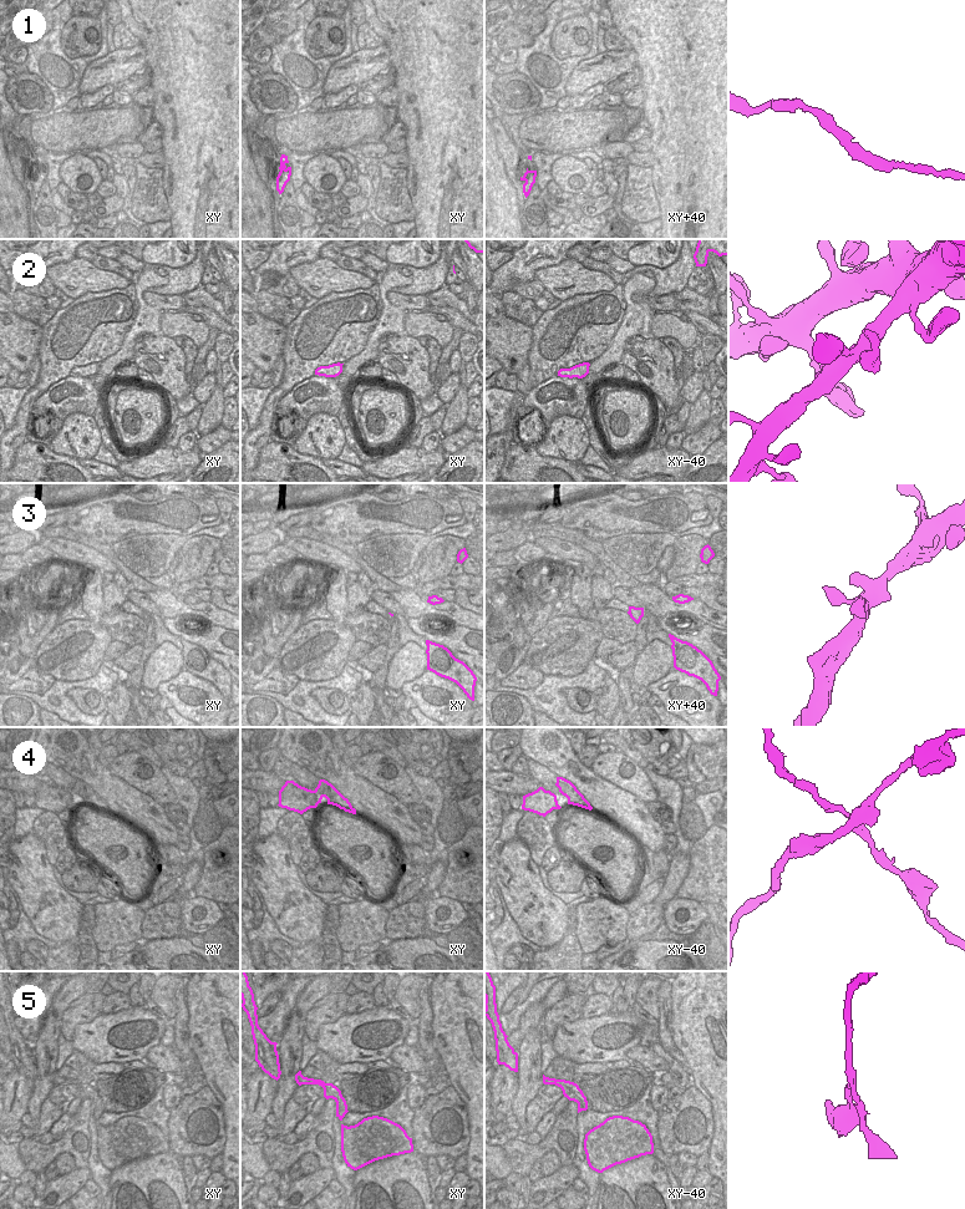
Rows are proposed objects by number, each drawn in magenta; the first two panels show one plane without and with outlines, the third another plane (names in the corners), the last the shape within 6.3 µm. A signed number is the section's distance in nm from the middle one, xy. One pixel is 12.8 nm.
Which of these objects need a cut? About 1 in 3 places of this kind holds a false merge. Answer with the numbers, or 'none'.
4

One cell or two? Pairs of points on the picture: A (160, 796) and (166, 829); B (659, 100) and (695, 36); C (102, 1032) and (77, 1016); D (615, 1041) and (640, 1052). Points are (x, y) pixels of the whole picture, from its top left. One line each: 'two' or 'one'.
A: two
B: one
C: two
D: two

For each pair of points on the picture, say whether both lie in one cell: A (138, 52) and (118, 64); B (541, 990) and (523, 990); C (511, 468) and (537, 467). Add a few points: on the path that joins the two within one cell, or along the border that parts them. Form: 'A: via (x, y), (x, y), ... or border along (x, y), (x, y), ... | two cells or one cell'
A: via (133, 57), (123, 64) | one cell
B: border along (536, 984), (528, 996), (511, 1011) | two cells
C: via (517, 468), (531, 468) | one cell

